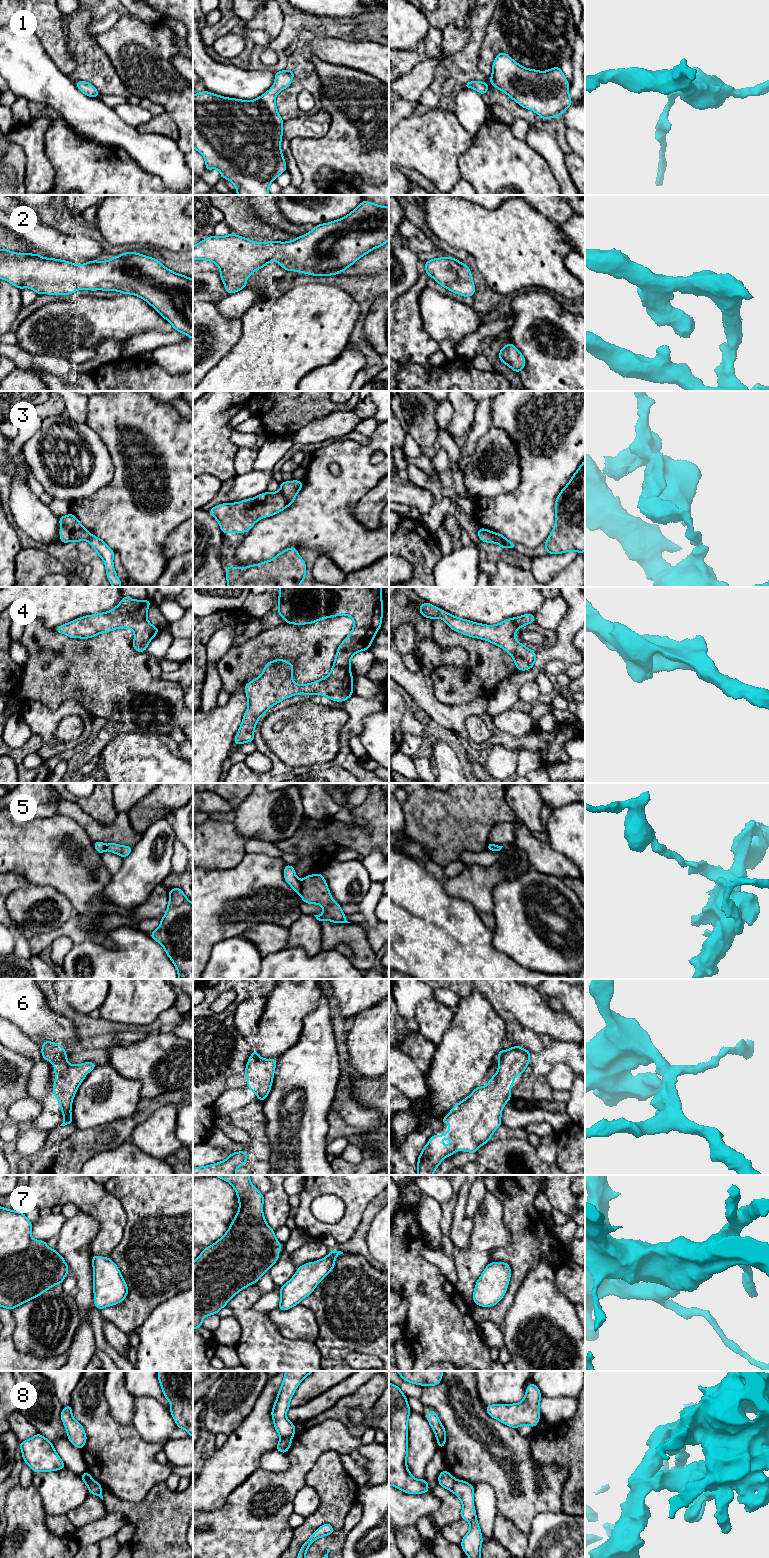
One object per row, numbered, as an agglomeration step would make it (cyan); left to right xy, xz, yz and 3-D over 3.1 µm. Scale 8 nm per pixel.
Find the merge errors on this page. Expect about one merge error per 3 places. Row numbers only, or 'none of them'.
3, 5, 8

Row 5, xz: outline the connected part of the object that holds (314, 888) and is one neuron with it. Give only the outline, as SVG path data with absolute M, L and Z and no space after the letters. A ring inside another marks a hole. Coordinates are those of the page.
M321 873L307 875L301 882L301 898L307 904L319 904L324 912L314 915L321 923L323 920L332 923L350 923L345 919L341 906L335 902Z

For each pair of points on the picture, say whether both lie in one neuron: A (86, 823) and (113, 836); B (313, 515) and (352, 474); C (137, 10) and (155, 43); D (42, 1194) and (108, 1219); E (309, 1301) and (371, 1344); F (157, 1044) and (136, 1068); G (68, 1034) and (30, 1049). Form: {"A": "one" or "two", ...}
{"A": "one", "B": "one", "C": "two", "D": "one", "E": "one", "F": "one", "G": "two"}

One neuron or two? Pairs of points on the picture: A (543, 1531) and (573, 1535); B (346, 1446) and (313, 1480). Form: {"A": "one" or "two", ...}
{"A": "one", "B": "two"}

